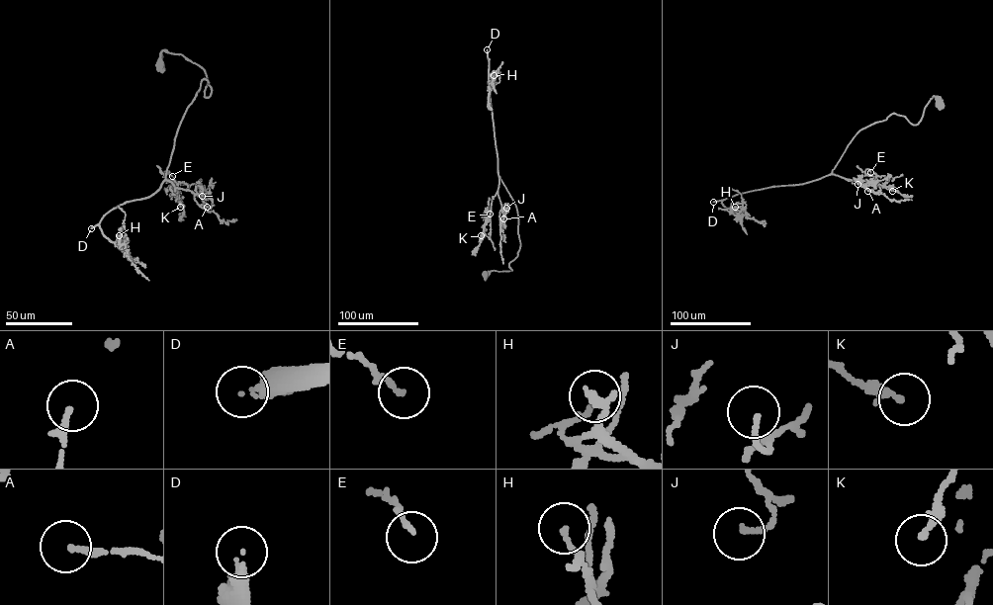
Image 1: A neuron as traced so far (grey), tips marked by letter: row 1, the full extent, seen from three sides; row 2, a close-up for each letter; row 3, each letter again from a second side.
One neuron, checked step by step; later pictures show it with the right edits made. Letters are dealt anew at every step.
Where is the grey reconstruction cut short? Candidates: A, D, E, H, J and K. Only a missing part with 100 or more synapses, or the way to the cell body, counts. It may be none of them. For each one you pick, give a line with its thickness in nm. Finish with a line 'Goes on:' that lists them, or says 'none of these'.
D: 300 nm thick
Goes on: D

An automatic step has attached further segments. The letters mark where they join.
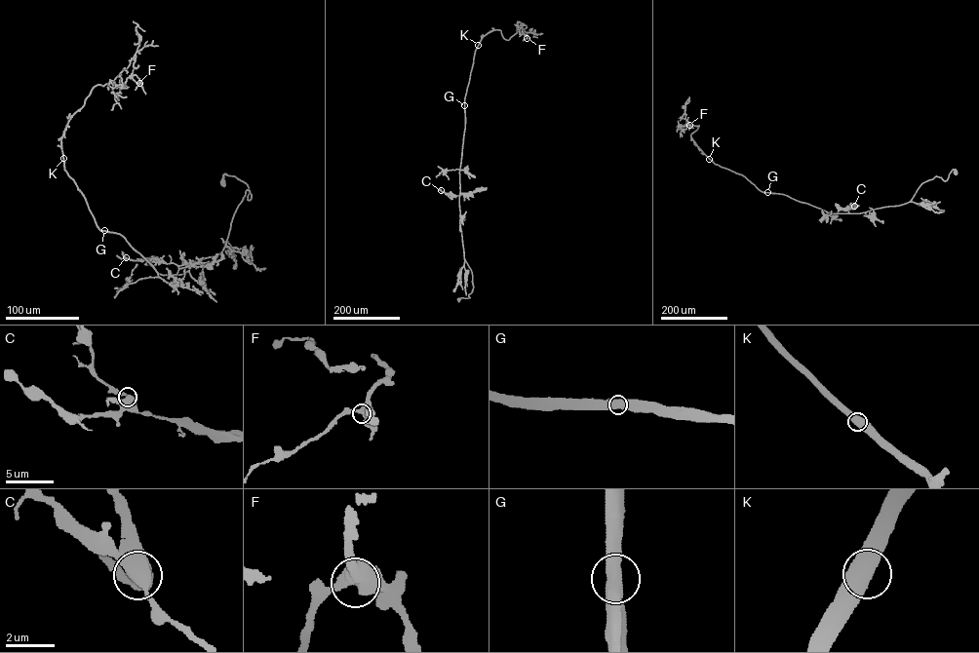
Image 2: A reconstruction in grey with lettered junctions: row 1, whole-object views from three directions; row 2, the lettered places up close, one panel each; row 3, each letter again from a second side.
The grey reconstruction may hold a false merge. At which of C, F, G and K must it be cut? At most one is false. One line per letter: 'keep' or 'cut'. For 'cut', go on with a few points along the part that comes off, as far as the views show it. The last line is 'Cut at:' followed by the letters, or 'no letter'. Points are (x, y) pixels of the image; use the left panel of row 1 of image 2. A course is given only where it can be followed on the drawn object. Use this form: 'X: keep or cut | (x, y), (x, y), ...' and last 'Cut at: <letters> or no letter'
C: keep
F: keep
G: keep
K: keep
Cut at: no letter

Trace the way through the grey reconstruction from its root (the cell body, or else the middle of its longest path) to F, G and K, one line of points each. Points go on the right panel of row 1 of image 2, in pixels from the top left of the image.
F: (955, 172), (901, 205), (830, 212), (715, 164), (689, 125)
G: (955, 172), (946, 180), (935, 176), (923, 182), (906, 203), (858, 213), (828, 212), (767, 192)
K: (955, 172), (946, 180), (935, 176), (923, 182), (904, 204), (834, 213), (762, 192), (709, 159)

